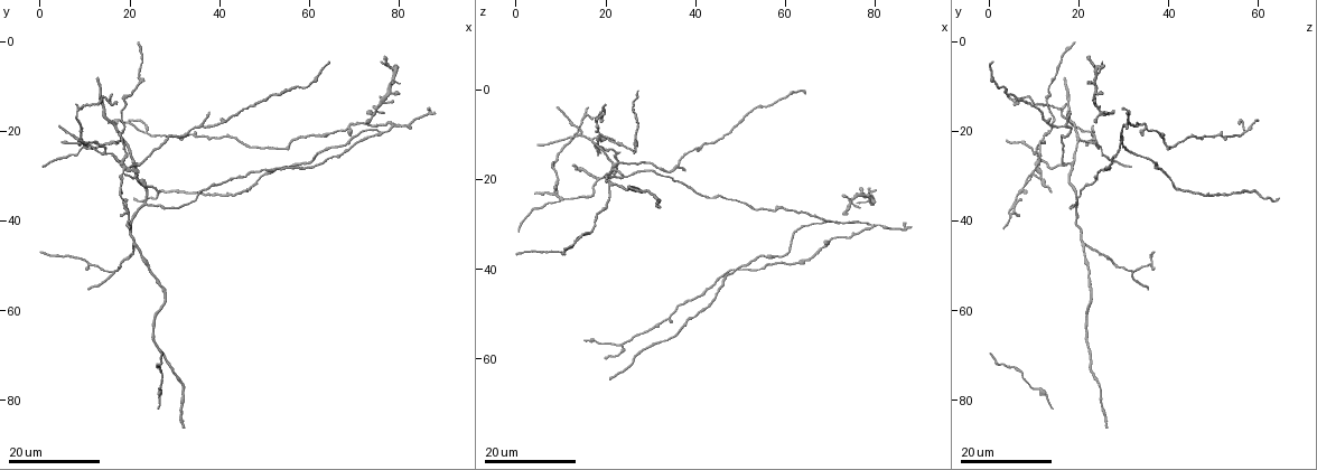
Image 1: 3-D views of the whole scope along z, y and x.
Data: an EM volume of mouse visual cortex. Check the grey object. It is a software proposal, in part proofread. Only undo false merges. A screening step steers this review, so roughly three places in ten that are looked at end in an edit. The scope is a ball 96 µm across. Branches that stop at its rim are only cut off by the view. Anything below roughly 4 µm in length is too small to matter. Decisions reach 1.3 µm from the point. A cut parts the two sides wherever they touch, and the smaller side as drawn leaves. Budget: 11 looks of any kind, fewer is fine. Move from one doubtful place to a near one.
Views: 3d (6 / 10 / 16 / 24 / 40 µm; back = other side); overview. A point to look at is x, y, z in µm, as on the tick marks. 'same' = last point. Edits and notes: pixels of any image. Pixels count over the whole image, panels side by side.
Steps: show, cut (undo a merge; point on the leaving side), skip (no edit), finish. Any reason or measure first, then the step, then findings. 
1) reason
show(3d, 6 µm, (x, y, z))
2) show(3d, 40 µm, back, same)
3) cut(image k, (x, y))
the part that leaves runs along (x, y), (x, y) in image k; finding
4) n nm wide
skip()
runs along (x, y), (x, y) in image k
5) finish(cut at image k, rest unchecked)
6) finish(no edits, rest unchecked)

two arms in line, one across
show(3d, 24 µm, (79.5, 18.5, 30.5))

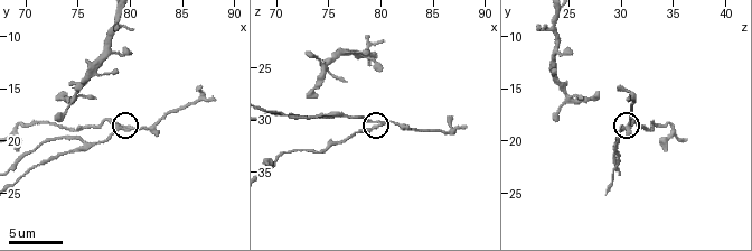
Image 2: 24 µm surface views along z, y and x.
zoom in
show(3d, 6 µm, (80.0, 18.8, 30.4))

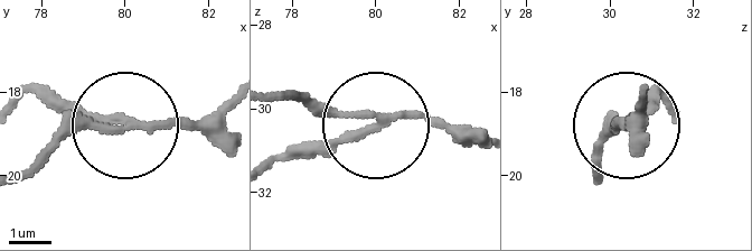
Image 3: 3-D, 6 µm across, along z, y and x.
side arm 10 µm
cut(image 3, (325, 147))
the part that leaves runs along (377, 122), (274, 158) in image 3; two cells meet here

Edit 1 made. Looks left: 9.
branch point
show(3d, 6 µm, (75.6, 20.4, 29.4))

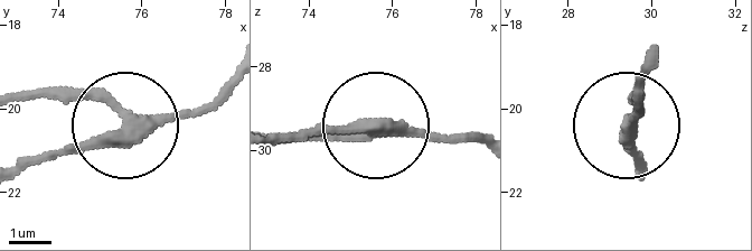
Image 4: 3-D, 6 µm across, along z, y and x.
show(3d, 6 µm, back, (75.85, 20.25, 29.45))

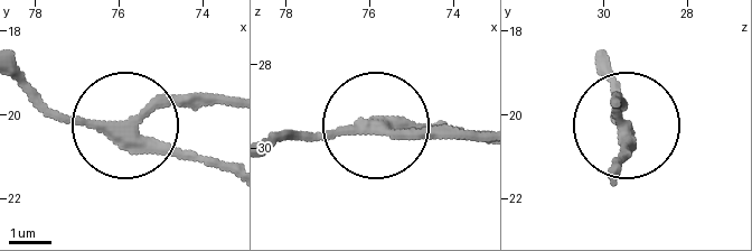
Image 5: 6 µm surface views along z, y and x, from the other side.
280 nm wide
cut(image 5, (184, 100))
a second cell is stuck on

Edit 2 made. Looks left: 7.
a fork
show(3d, 16 µm, (21.0, 45.5, 21.5))

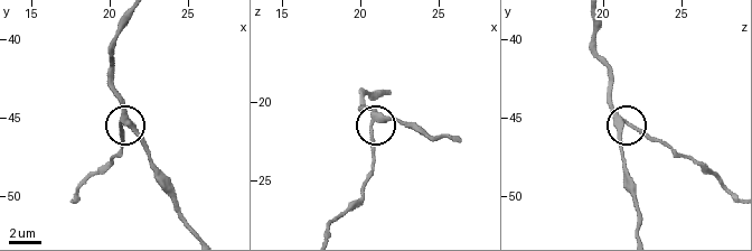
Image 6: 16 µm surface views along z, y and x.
show(3d, 10 µm, (21.0, 45.2, 21.2))

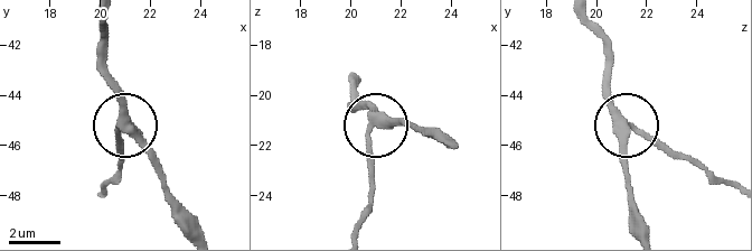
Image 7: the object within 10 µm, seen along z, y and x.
show(3d, 10 µm, back, (21.0, 45.3, 21.2))

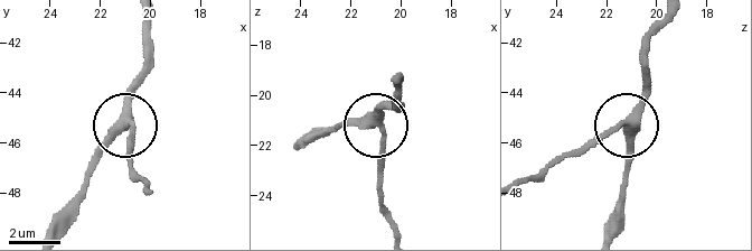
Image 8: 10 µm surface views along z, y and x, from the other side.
3 arms
skip()
runs along (665, 19), (641, 64), (635, 115), (553, 158) in image 8; one cell here

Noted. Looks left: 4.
three-way junction
show(3d, 16 µm, (24.0, 35.5, 20.0))

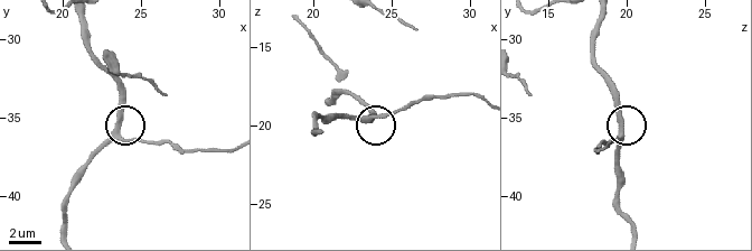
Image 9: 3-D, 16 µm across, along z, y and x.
closer look
show(3d, 10 µm, (23.4, 35.8, 19.6))

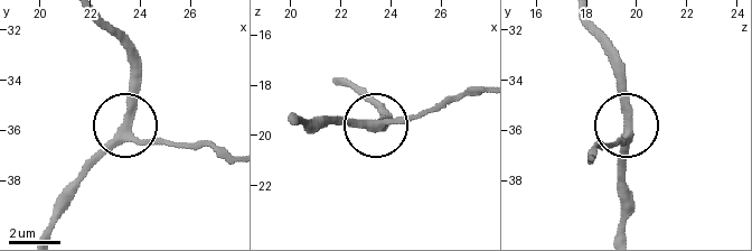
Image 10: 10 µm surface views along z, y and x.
skip()
runs along (232, 155), (199, 142), (135, 136), (124, 123), (129, 54) in image 10; continuous, no second cell

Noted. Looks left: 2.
looks like a crossing
show(3d, 24 µm, (8.5, 21.5, 23.5))

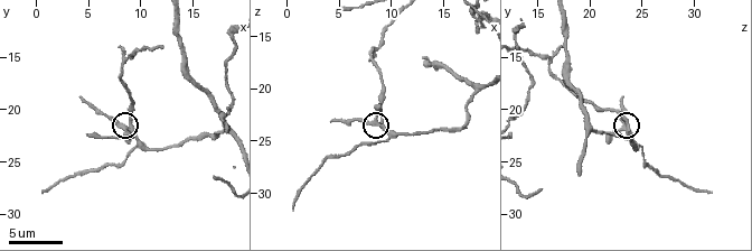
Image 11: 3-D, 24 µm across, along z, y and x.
show(3d, 6 µm, (8.6, 21.6, 23.4))

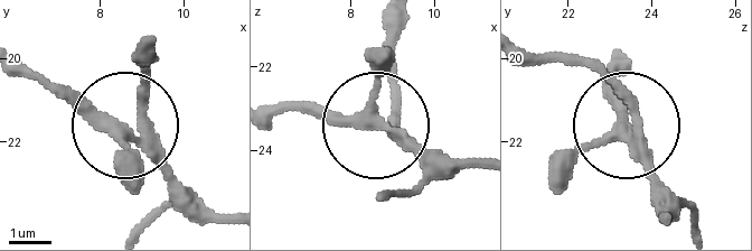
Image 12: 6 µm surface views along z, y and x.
skip()
runs along (225, 212), (129, 130), (76, 115), (26, 66) in image 12; one cell here

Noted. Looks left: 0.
finish(cut at image 3, cut at image 5, rest unchecked)

